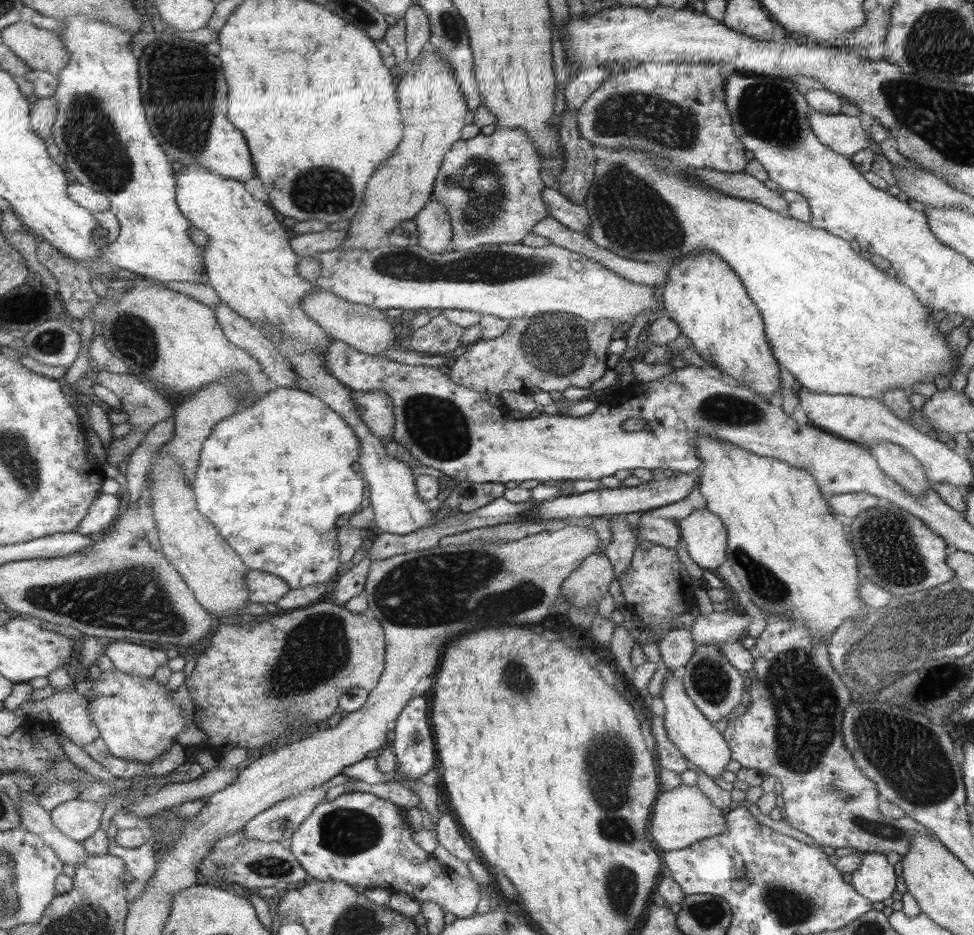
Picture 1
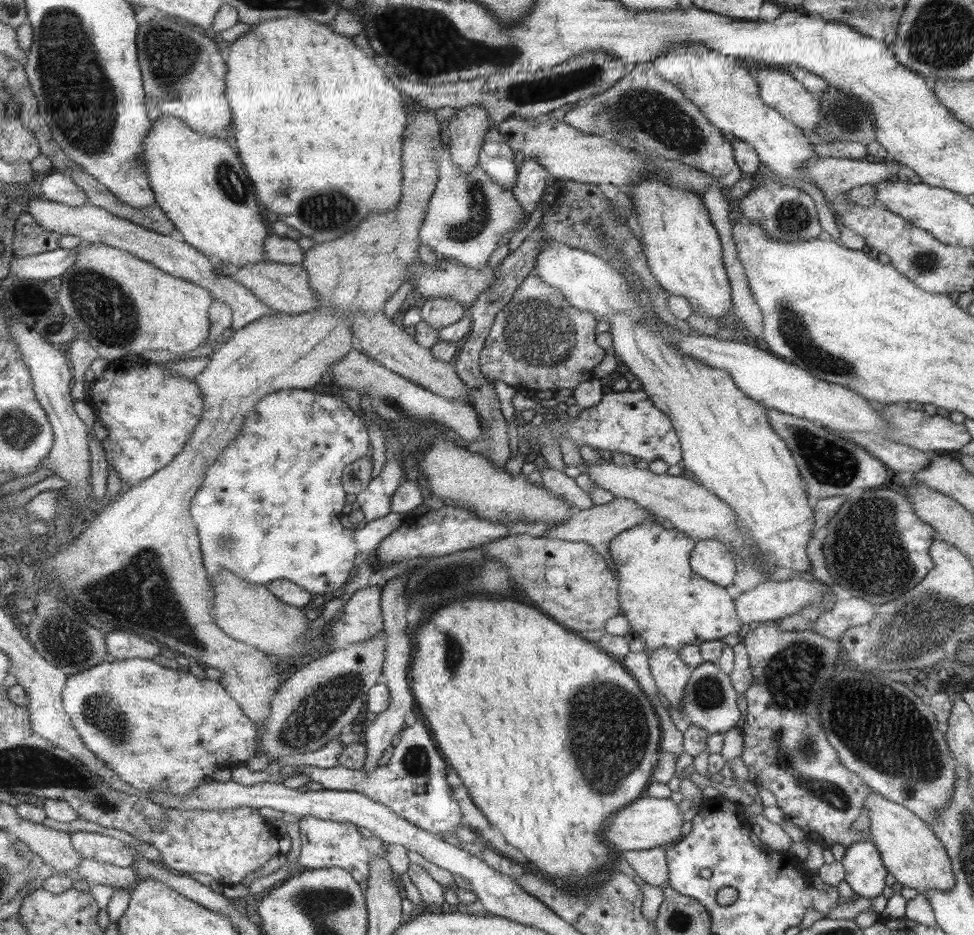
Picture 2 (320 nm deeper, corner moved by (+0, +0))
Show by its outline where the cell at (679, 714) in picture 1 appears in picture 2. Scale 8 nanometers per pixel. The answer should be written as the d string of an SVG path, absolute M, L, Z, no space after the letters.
M659 648L648 652L648 666L658 693L680 711L683 687L690 679L692 670L682 661L676 650Z

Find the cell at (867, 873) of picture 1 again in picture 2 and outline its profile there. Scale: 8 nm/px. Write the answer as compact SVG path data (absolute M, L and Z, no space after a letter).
M857 841L844 850L840 860L844 880L855 895L866 899L879 896L885 882L885 866L871 841Z

